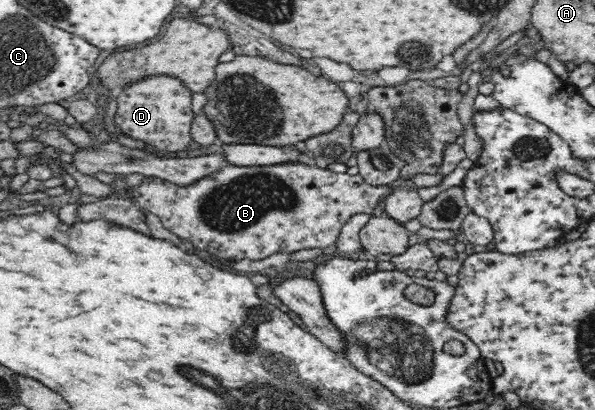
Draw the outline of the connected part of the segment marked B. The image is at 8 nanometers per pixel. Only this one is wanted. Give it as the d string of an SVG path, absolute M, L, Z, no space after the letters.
M289 162L277 165L253 167L239 167L228 163L225 167L219 169L219 171L203 176L198 180L199 181L197 181L197 183L193 183L193 185L179 187L157 176L145 177L141 185L133 189L133 197L135 199L135 203L141 209L143 208L145 212L157 215L157 217L162 221L164 227L175 233L175 235L178 235L181 239L191 241L194 247L201 249L201 251L208 251L211 255L215 255L215 257L223 260L228 259L233 262L244 259L256 262L275 253L281 253L281 251L290 253L293 251L299 251L300 249L315 249L315 247L317 247L317 249L324 250L326 247L329 247L329 245L335 244L337 237L339 237L341 227L345 225L352 215L355 215L355 213L377 214L378 209L383 206L384 200L395 191L395 189L393 190L388 186L374 187L368 185L368 183L365 183L363 177L361 177L361 174L352 176L347 172L335 173L323 166L321 163L313 166L302 162Z

